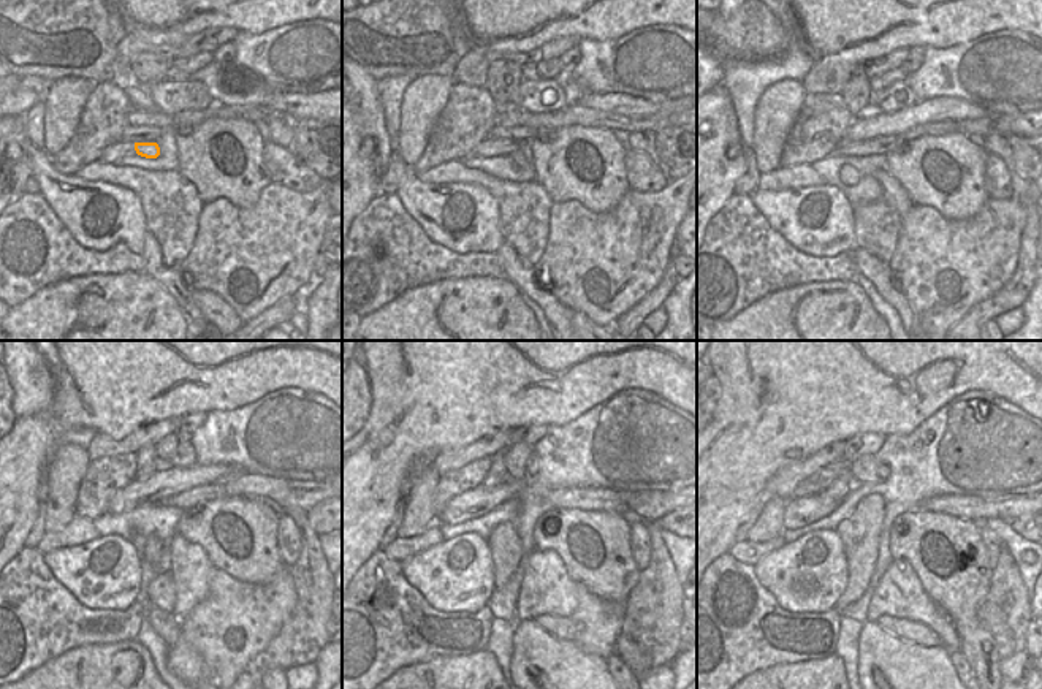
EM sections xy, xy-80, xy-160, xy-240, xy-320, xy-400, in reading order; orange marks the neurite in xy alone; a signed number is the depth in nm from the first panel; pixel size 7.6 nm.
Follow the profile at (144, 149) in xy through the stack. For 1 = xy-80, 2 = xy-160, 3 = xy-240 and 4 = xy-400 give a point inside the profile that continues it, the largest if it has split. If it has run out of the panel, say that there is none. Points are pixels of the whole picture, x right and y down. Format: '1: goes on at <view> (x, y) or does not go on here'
1: goes on at xy-80 (518, 157)
2: goes on at xy-160 (893, 194)
3: goes on at xy-240 (189, 566)
4: goes on at xy-400 (898, 594)

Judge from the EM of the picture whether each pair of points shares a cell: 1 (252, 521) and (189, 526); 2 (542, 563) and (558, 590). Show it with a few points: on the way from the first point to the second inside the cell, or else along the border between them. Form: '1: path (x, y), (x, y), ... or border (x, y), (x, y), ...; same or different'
1: path (236, 512), (220, 509), (205, 525); same
2: path (542, 569), (555, 583); same

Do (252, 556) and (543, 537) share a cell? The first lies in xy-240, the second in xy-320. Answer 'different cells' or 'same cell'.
same cell

